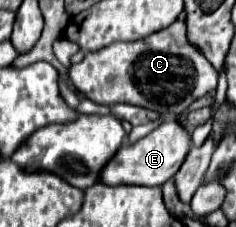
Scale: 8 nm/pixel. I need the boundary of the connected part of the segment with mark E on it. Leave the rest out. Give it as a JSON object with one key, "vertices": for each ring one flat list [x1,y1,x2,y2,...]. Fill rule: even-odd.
{"vertices":[[167,121,167,123,159,125,147,137,143,137,143,139,139,139,135,143,121,145,117,155,113,155,105,163,103,171,99,173,99,181,107,183,111,187,119,185,119,183,161,187,165,181,169,181,179,171,181,163,187,157,187,151,189,151,189,133,177,121]]}

